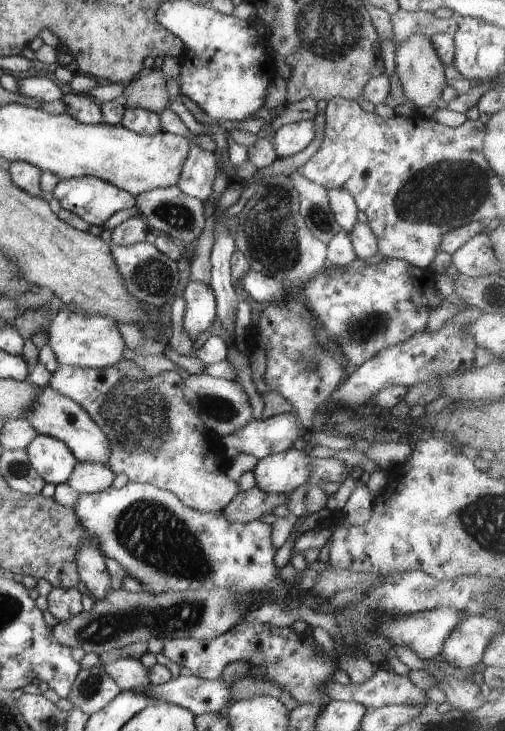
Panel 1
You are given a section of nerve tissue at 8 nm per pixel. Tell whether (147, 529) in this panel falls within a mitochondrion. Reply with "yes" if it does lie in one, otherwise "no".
yes

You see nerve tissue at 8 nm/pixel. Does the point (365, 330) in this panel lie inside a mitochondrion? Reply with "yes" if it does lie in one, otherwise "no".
yes

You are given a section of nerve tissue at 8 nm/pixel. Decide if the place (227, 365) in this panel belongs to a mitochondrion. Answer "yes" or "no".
no

